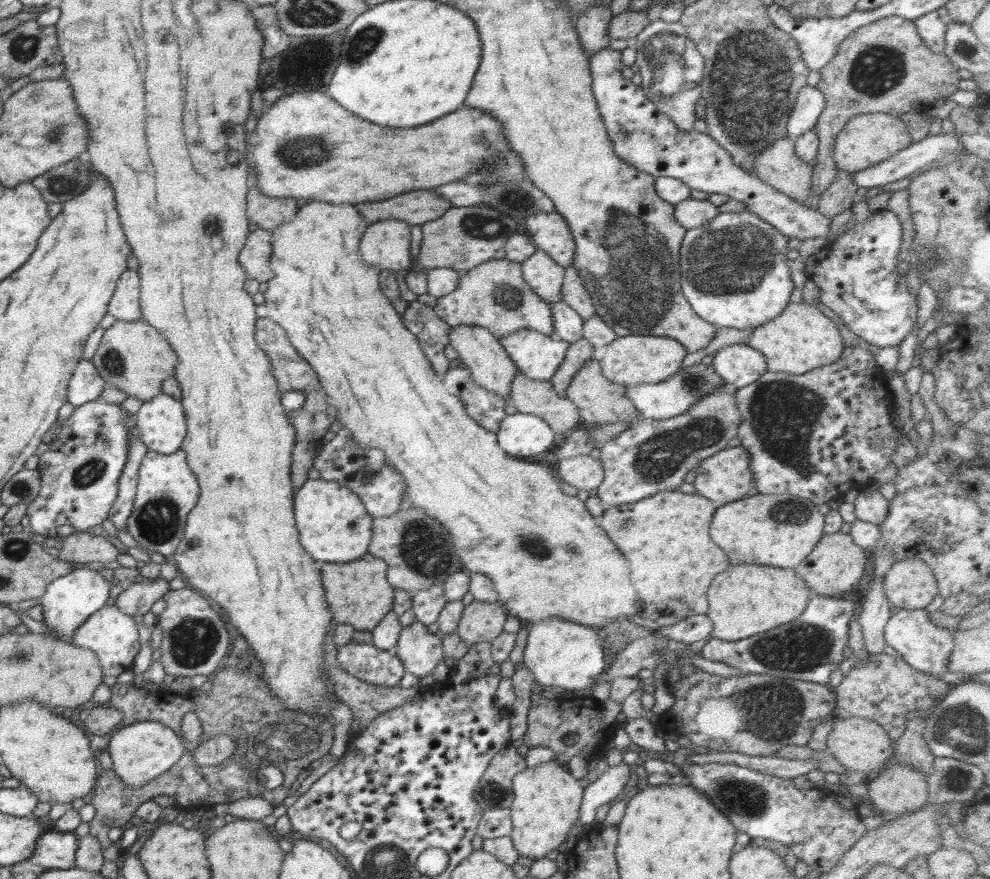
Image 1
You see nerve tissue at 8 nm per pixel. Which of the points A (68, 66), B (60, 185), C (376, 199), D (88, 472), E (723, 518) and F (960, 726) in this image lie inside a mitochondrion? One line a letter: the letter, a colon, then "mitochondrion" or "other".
A: other
B: mitochondrion
C: other
D: mitochondrion
E: other
F: mitochondrion

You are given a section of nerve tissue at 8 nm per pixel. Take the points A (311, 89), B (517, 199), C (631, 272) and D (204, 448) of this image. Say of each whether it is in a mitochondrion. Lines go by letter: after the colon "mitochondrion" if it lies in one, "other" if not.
A: other
B: mitochondrion
C: mitochondrion
D: other

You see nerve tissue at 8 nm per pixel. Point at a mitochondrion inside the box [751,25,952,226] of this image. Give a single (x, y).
(875, 70)

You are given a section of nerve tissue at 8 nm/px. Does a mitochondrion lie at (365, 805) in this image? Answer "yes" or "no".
no

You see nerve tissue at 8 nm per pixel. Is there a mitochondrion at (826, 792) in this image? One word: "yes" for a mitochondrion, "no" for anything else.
no

